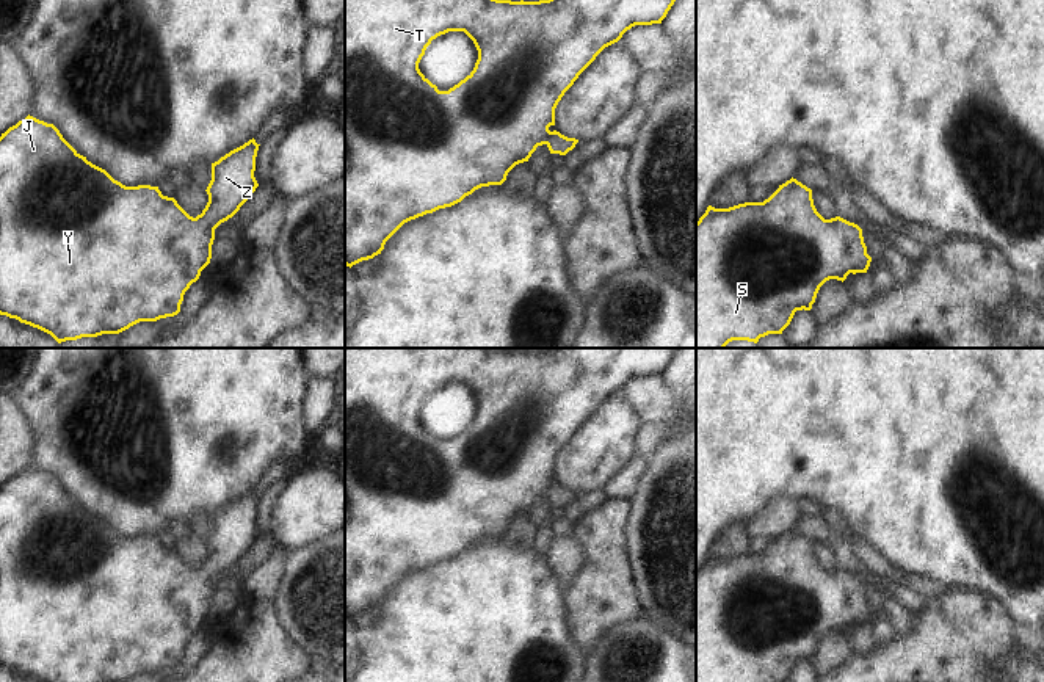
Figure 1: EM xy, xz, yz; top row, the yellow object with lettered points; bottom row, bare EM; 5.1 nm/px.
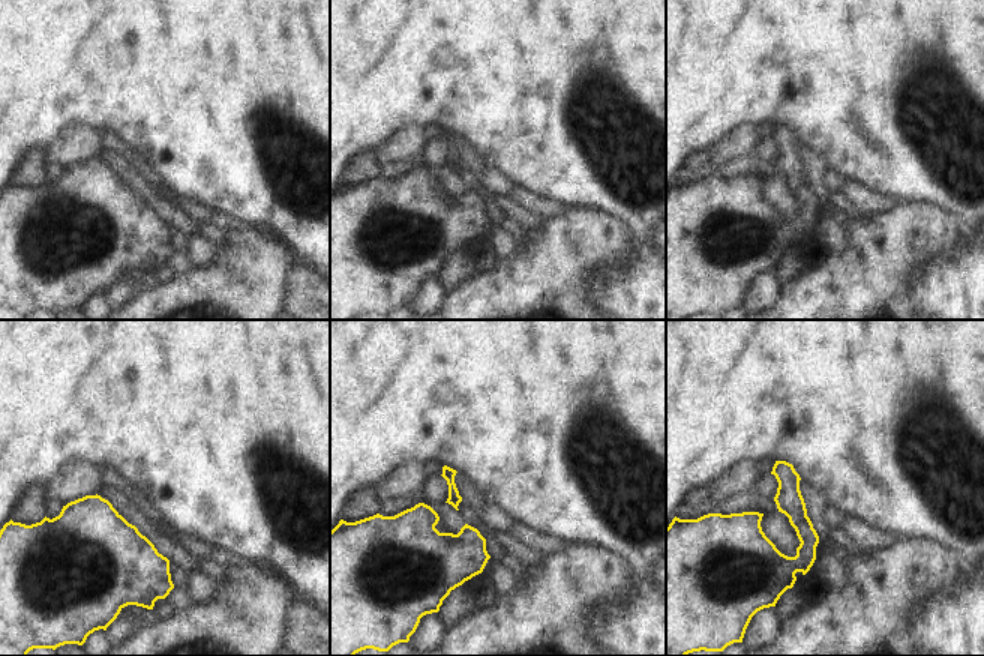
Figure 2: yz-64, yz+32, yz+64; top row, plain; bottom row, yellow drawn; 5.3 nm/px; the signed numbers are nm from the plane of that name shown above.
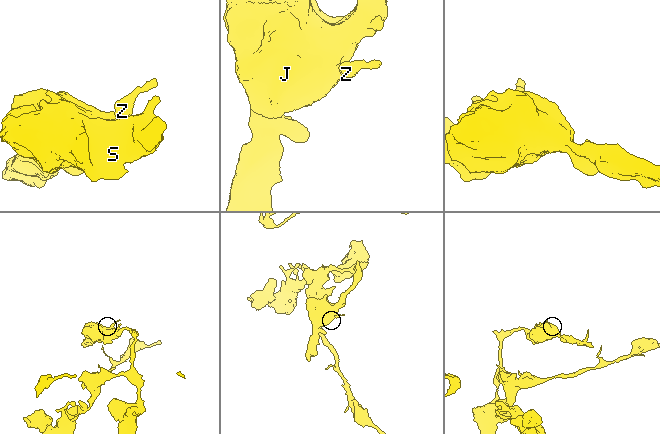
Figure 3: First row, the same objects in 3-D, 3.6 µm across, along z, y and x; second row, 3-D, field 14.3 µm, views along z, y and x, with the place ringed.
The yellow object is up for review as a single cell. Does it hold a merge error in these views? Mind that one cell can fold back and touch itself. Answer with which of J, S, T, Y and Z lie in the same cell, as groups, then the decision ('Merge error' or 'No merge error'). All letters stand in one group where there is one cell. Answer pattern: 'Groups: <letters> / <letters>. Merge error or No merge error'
Groups: J S T Y Z. No merge error.

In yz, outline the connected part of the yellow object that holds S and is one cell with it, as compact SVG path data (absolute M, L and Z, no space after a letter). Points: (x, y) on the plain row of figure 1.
M790 530L763 553L745 553L729 560L707 558L696 574L696 682L784 682L796 662L810 662L820 638L829 632L845 632L850 624L867 624L872 608L867 605L862 580L840 568L825 571L815 560L812 541Z

